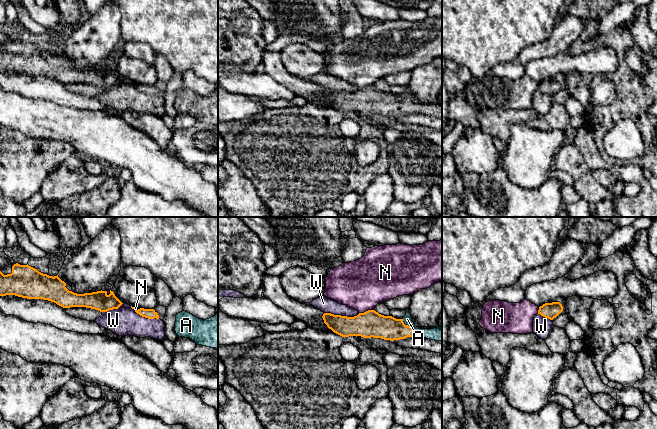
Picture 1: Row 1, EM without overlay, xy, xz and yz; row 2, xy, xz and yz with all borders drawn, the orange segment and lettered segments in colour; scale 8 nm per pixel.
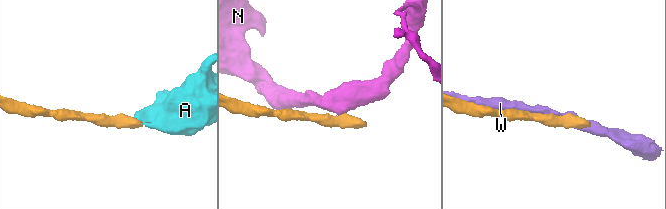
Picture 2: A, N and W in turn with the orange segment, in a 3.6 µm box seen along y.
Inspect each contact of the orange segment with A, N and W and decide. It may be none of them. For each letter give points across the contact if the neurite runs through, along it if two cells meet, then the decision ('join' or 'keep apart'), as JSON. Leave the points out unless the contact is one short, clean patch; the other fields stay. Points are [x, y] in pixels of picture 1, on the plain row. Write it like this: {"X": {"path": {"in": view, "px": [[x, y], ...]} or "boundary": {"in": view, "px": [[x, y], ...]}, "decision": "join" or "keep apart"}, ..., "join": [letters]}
{"A": {"path": {"in": "xz", "px": [[378, 102], [409, 102], [425, 109], [438, 110]]}, "decision": "join"}, "N": {"boundary": {"in": "xz", "px": [[373, 85], [359, 89]]}, "decision": "keep apart"}, "W": {"decision": "keep apart"}, "join": ["A"]}

